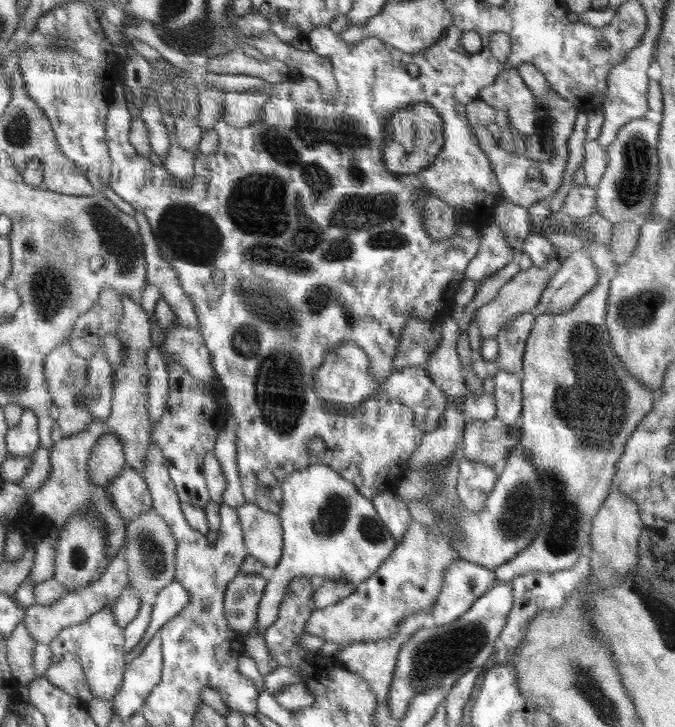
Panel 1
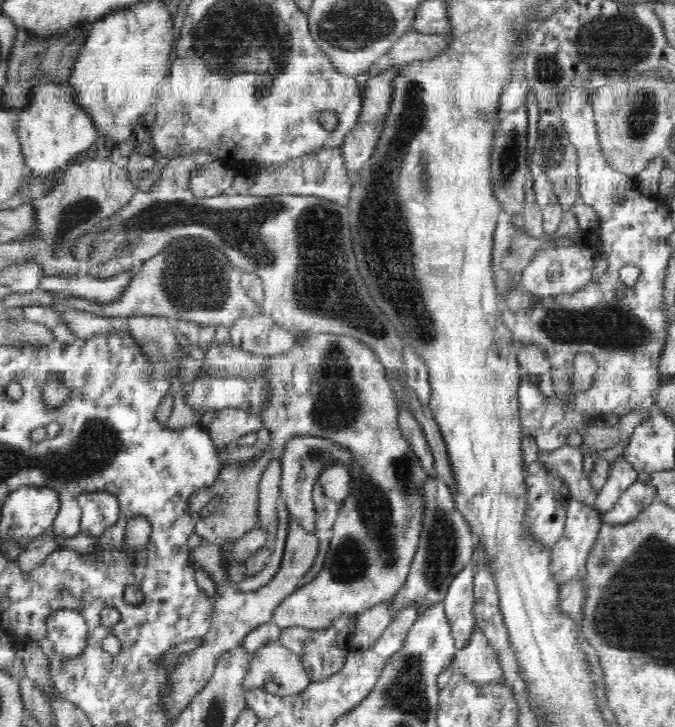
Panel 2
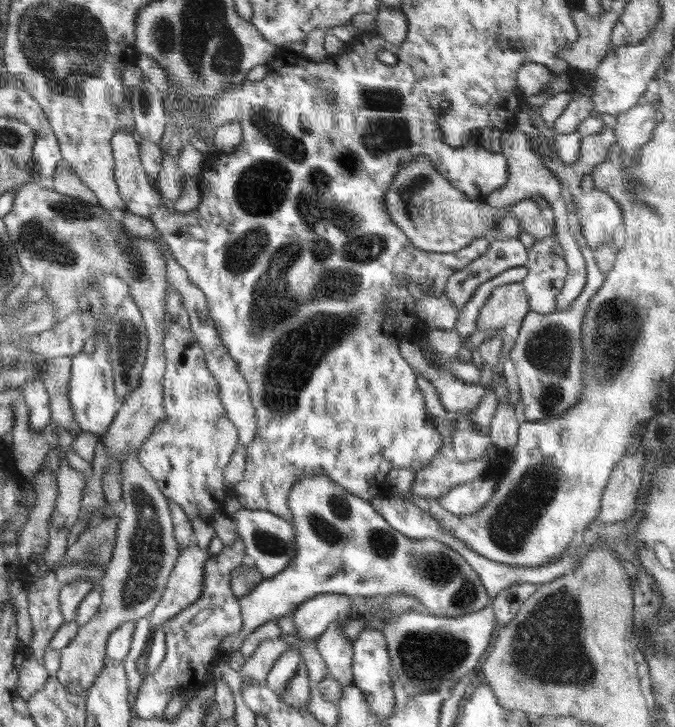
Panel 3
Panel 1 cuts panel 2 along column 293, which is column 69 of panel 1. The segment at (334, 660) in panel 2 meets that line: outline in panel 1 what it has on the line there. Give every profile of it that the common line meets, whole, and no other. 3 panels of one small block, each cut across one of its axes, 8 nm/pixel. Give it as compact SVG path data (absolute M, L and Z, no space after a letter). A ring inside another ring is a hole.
M112 606L104 607L100 612L92 614L88 620L63 628L60 634L52 640L52 643L48 644L52 651L52 662L60 661L62 655L66 653L76 654L78 663L84 669L86 682L92 690L94 701L106 700L110 706L112 706L116 692L120 690L120 682L122 682L128 663L124 660L124 630L116 626L116 621L118 620L114 618Z

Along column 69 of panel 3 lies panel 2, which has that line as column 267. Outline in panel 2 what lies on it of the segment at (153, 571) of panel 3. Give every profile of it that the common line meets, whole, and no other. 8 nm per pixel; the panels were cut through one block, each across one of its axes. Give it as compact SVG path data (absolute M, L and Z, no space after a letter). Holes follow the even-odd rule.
M278 641L264 644L252 655L243 678L244 691L260 688L276 696L288 696L304 692L311 683L302 661Z

